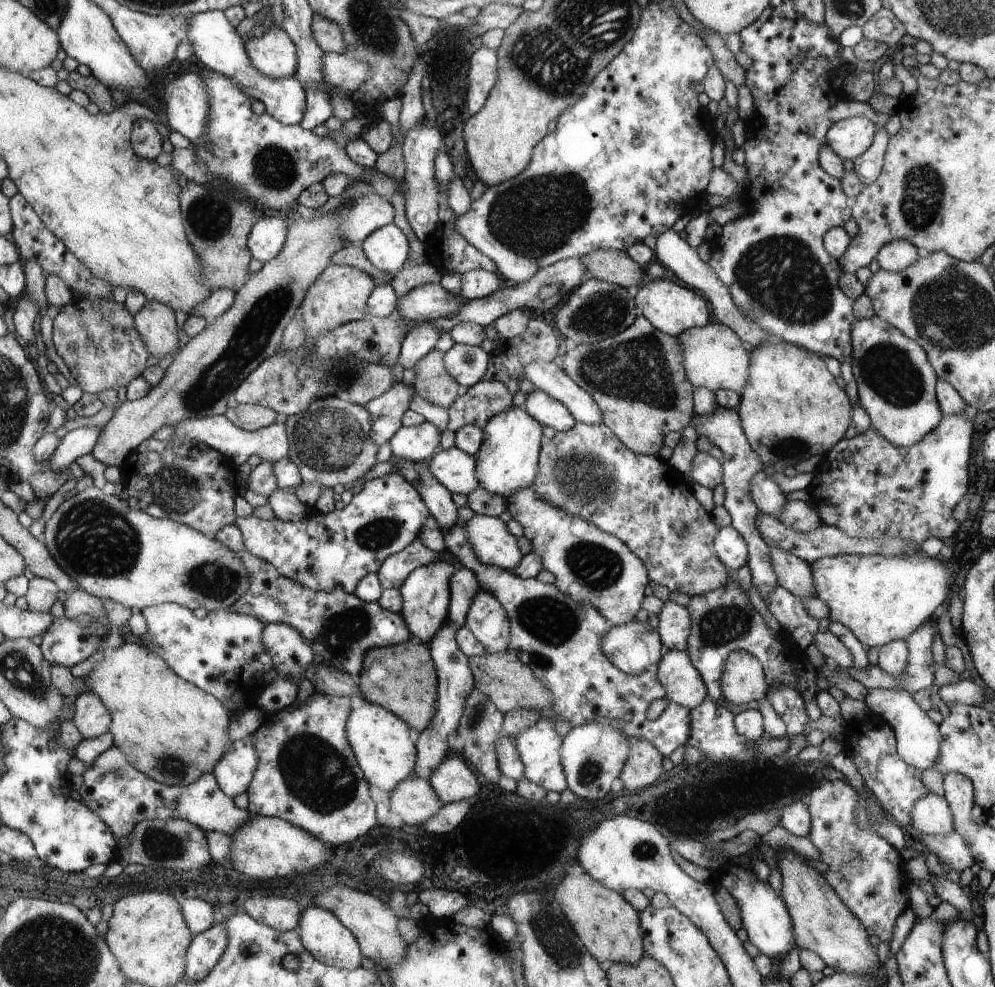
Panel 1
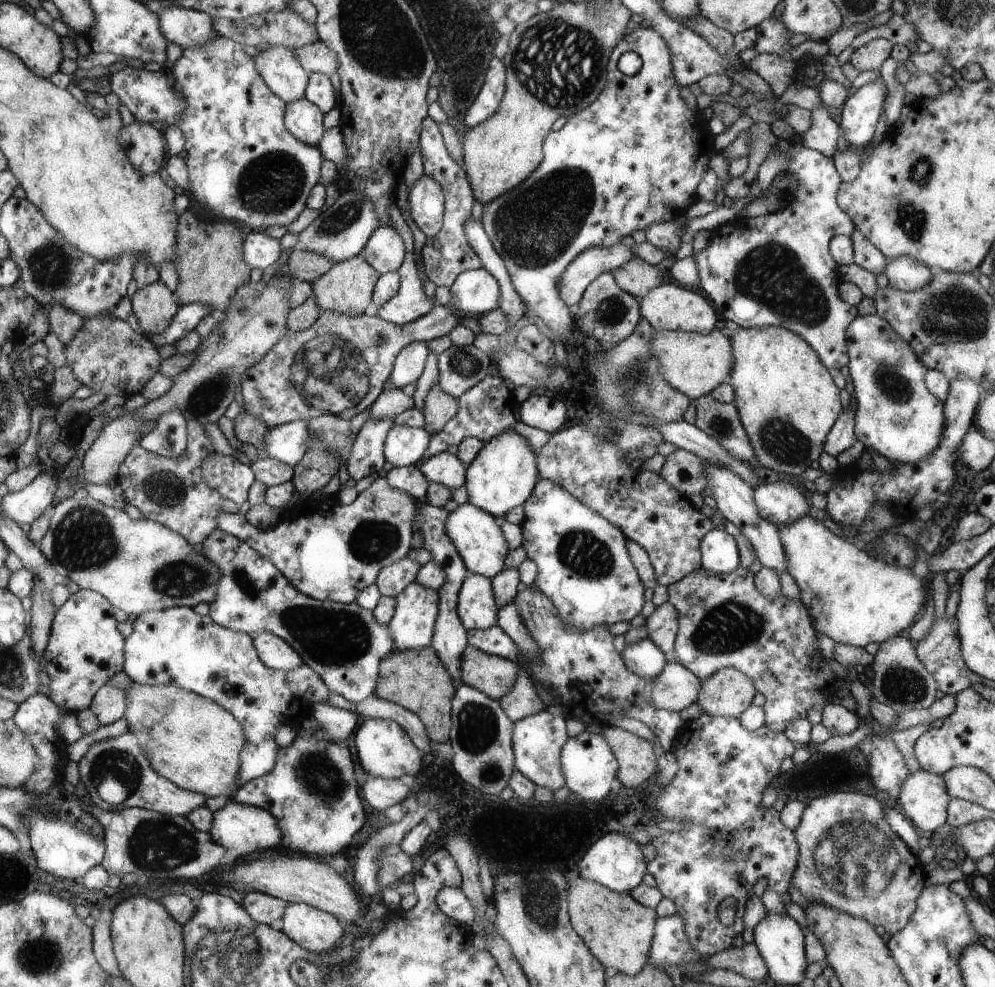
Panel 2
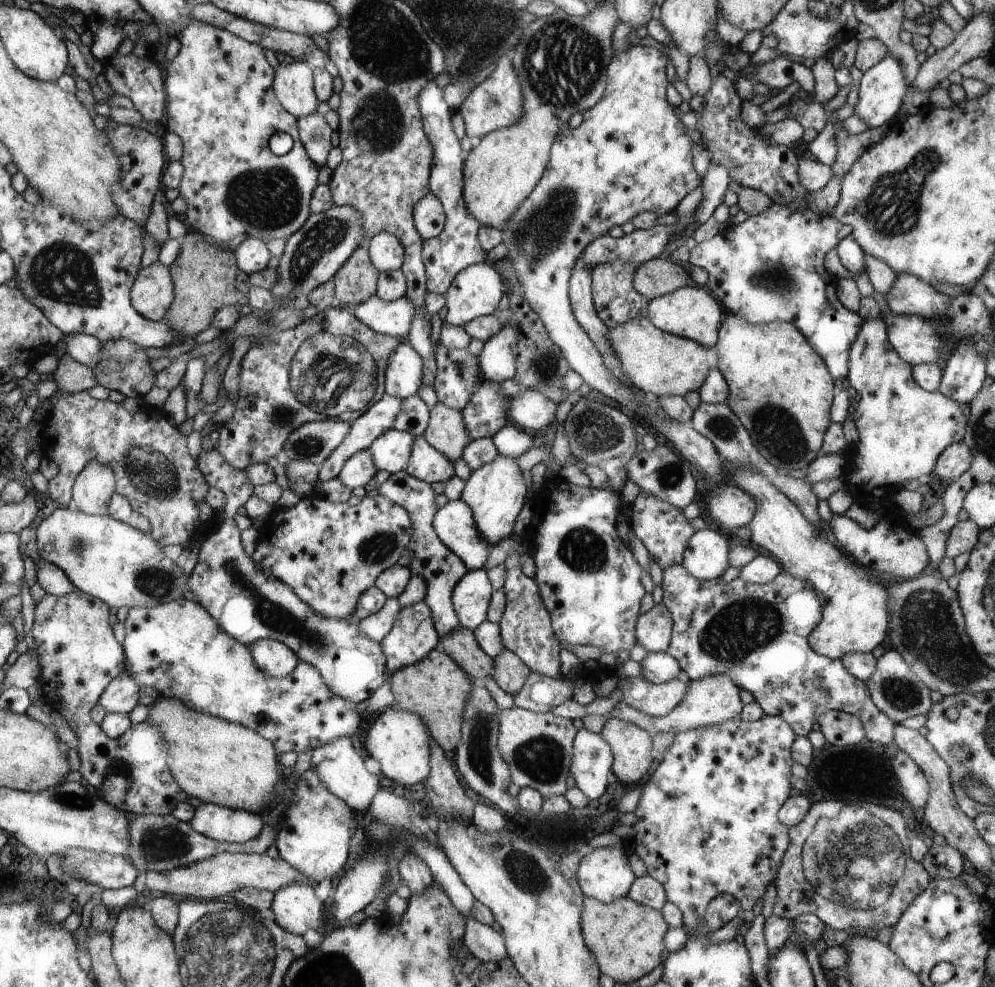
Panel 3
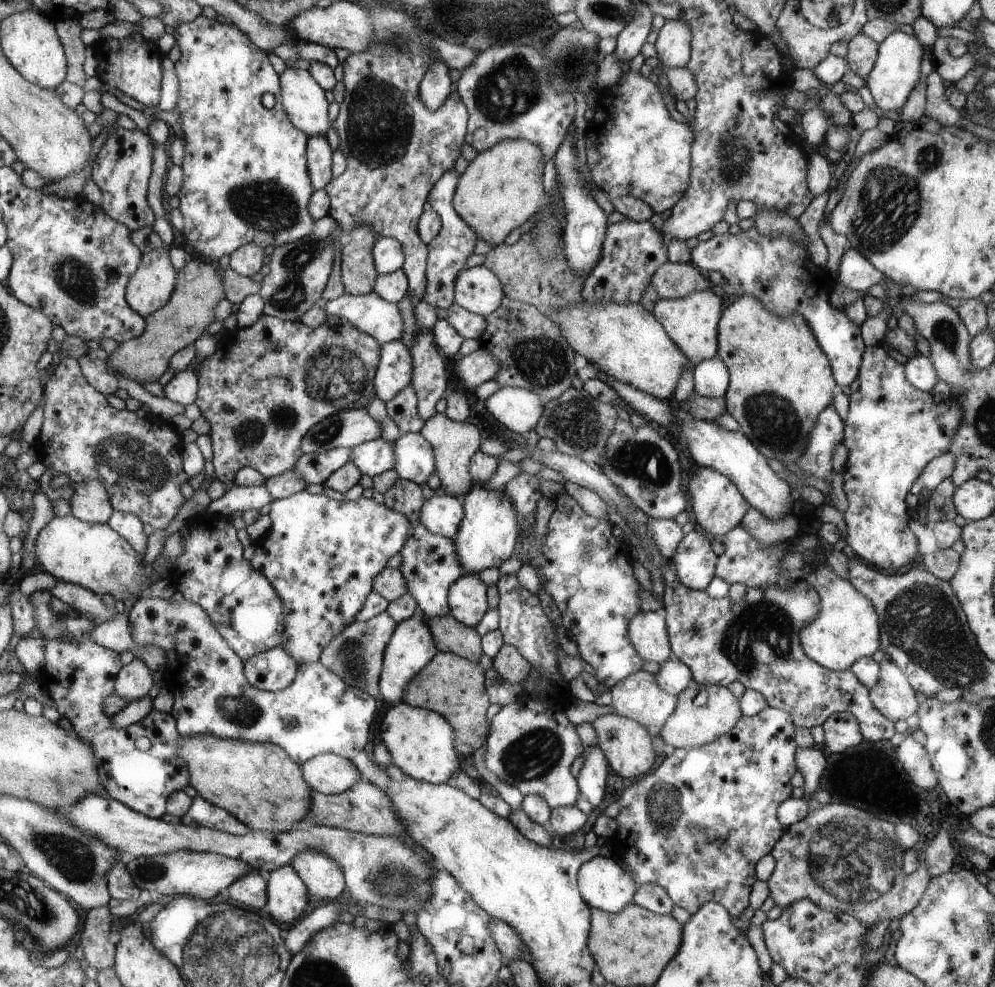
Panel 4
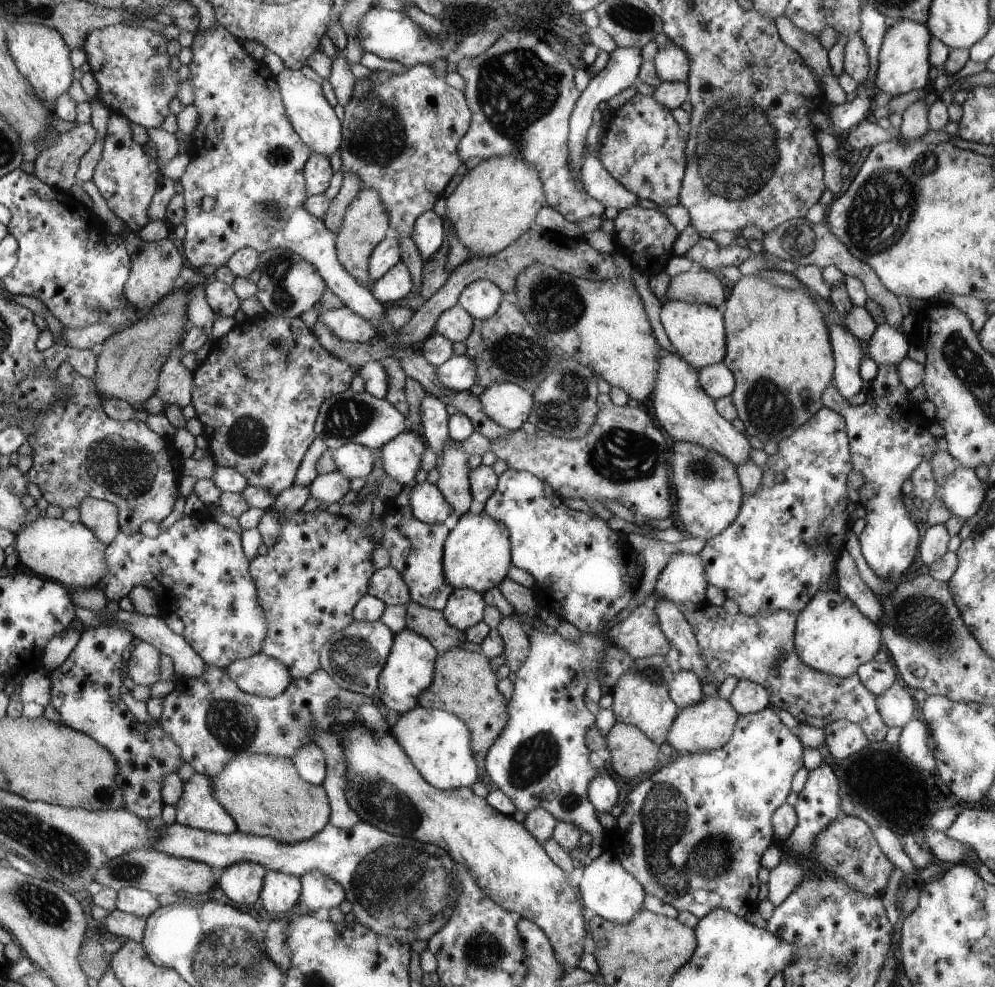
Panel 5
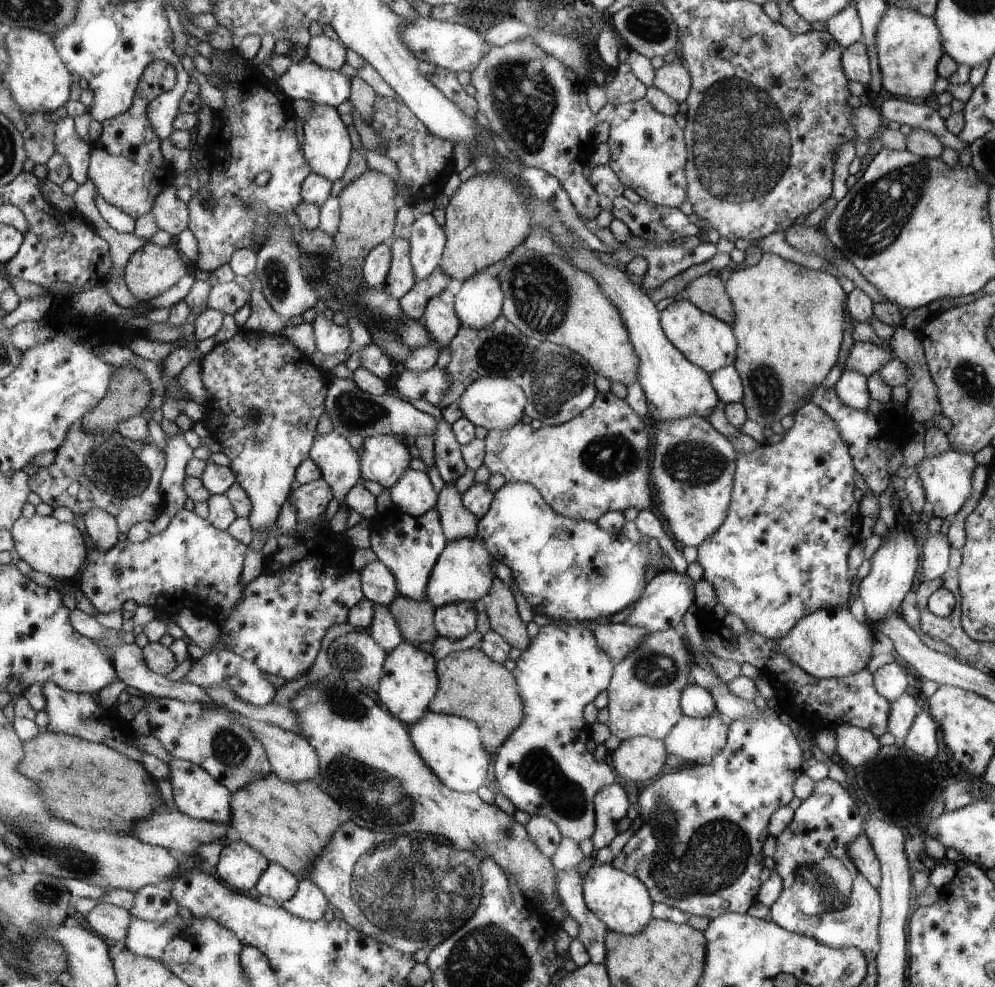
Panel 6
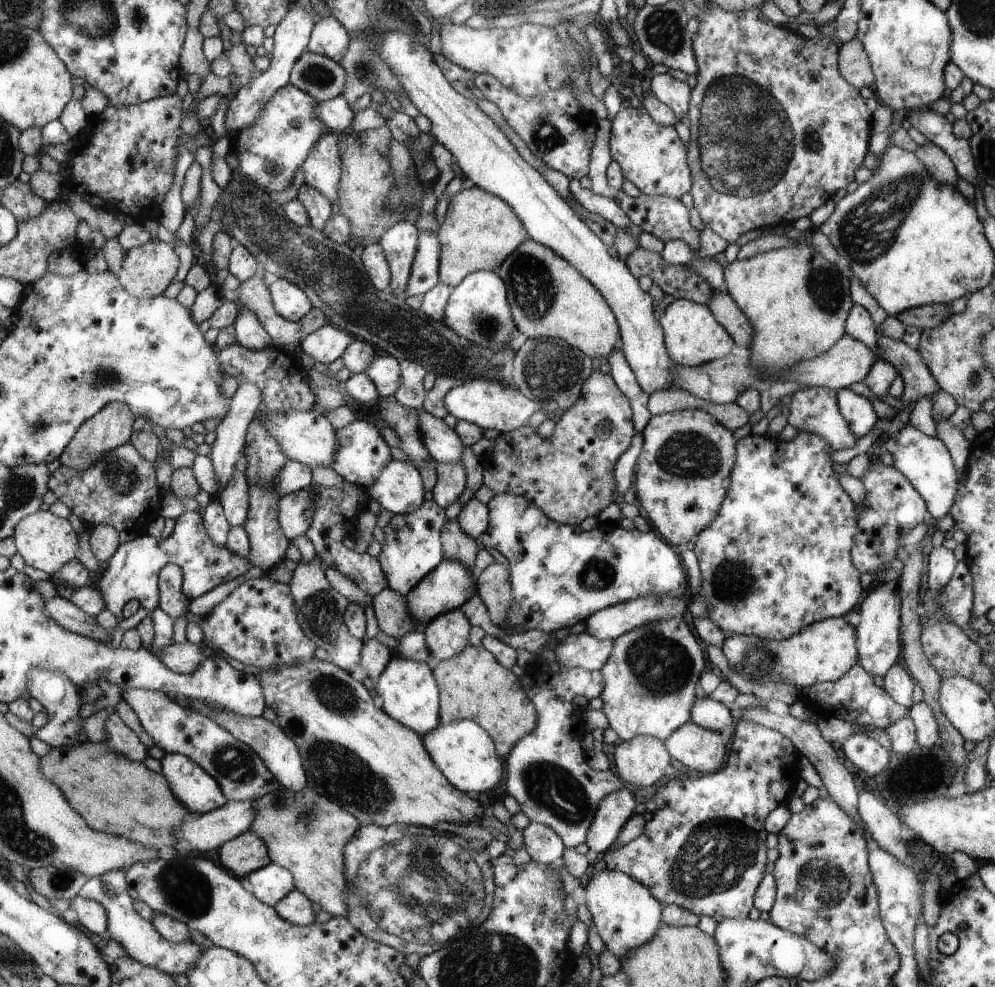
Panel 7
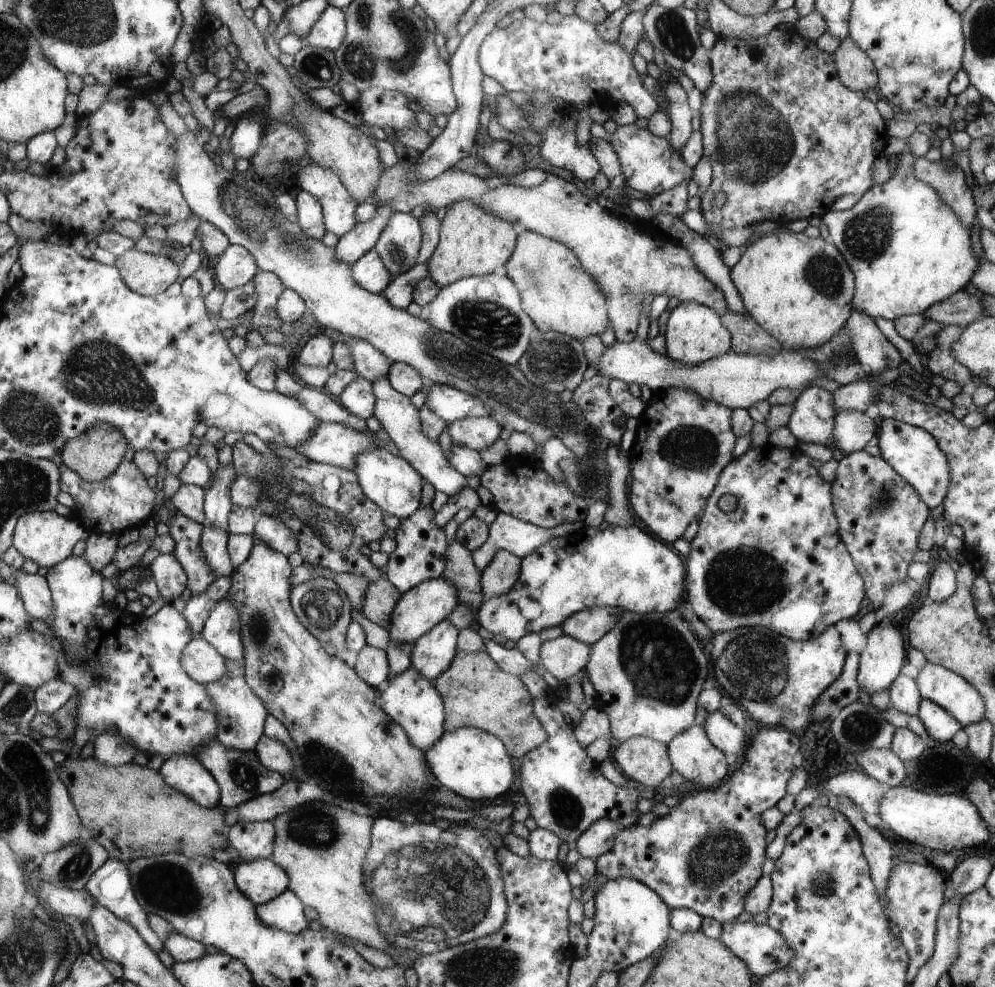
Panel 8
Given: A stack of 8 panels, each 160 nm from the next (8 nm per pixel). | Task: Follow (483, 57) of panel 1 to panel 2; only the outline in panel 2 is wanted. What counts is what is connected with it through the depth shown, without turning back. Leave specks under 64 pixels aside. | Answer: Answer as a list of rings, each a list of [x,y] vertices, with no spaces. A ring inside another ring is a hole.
[[[494,56],[486,69],[480,93],[467,110],[465,123],[468,129],[495,115],[506,92],[506,83],[506,68],[502,59]]]

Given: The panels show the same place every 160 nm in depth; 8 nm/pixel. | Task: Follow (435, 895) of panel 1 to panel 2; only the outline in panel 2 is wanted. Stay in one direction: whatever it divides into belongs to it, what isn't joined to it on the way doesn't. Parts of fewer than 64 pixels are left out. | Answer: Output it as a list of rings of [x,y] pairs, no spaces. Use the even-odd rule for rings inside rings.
[[[446,887],[437,894],[438,908],[459,923],[471,925],[476,916],[476,909],[464,896],[460,887]]]

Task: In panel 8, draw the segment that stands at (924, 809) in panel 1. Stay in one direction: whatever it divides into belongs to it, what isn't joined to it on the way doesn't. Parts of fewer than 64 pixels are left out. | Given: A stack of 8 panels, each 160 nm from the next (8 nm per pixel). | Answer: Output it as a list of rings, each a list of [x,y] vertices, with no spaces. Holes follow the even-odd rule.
[[[923,699],[920,706],[917,716],[933,741],[938,741],[940,744],[952,741],[954,735],[963,729],[962,724],[938,704]]]

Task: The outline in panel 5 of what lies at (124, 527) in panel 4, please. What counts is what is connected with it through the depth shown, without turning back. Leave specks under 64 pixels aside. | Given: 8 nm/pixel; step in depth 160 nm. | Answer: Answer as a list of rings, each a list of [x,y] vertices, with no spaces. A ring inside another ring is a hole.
[[[185,515],[156,538],[148,538],[144,534],[118,533],[106,550],[105,559],[108,560],[108,572],[94,589],[102,591],[107,602],[120,602],[129,597],[136,586],[146,586],[152,590],[158,602],[170,602],[172,606],[180,601],[178,612],[186,625],[183,638],[205,664],[225,668],[230,662],[261,653],[266,634],[269,633],[269,620],[257,594],[256,580],[250,576],[252,570],[248,570],[250,562],[240,544],[240,534],[220,524],[200,524],[198,520]]]

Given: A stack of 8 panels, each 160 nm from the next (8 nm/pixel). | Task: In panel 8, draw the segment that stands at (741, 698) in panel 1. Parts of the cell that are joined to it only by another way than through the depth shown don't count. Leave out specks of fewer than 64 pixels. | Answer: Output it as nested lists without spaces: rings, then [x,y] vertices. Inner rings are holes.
[[[703,726],[678,734],[667,747],[674,771],[704,790],[720,785],[728,776],[726,756],[714,746]]]

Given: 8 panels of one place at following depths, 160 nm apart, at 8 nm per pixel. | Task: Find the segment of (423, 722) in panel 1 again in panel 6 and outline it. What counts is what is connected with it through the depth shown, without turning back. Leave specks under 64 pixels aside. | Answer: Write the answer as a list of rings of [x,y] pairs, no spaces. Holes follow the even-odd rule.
[[[478,647],[451,652],[437,661],[437,674],[442,674],[442,690],[437,690],[429,711],[474,721],[482,730],[485,749],[490,754],[496,752],[524,720],[524,700],[516,676]]]

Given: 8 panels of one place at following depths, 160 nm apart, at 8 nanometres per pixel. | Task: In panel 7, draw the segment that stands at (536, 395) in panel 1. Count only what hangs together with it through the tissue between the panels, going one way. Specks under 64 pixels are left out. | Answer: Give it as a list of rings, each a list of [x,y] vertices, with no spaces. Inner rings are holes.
[[[482,377],[466,380],[462,385],[454,387],[444,397],[444,406],[458,421],[468,421],[485,430],[496,430],[499,434],[513,432],[521,426],[529,424],[529,418],[538,410],[538,406],[516,390],[510,384],[500,384],[494,380],[483,380]]]

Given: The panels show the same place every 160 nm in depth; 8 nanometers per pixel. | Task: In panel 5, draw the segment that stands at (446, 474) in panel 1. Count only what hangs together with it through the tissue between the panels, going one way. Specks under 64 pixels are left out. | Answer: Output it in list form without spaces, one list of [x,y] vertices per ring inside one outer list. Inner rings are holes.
[[[407,431],[398,434],[384,446],[381,446],[381,460],[384,474],[396,480],[402,486],[408,486],[414,480],[420,456],[424,452],[424,442],[418,440],[416,432]]]

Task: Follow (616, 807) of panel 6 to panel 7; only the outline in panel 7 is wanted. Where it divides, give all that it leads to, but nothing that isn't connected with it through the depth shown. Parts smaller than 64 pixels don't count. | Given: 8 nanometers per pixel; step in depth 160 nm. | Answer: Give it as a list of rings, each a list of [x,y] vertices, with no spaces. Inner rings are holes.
[[[626,787],[604,798],[600,802],[596,816],[593,817],[585,840],[589,848],[604,854],[618,838],[618,832],[624,826],[624,822],[634,814],[634,806],[634,796]]]

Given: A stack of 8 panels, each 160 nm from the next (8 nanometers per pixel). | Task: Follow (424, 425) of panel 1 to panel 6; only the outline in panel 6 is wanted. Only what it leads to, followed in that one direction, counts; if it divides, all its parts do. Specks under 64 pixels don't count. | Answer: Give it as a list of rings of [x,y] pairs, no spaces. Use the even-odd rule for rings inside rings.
[[[330,434],[315,437],[309,457],[317,462],[321,478],[330,486],[340,504],[361,478],[361,455],[345,436]]]

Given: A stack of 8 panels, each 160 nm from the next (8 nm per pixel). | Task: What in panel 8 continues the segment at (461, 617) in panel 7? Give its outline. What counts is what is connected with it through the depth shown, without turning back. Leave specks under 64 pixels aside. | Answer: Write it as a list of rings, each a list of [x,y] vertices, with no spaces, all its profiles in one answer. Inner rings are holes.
[[[449,619],[434,626],[412,646],[411,667],[430,681],[441,677],[457,657],[458,628]]]

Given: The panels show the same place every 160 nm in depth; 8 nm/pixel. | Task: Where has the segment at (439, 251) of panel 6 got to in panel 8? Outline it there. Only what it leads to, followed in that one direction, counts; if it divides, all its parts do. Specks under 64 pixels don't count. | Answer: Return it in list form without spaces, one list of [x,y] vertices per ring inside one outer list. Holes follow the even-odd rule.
[[[426,263],[414,266],[414,269],[408,270],[405,274],[399,275],[396,280],[384,290],[384,298],[395,308],[400,310],[407,307],[415,300],[414,288],[418,287],[418,282],[428,277],[428,268]]]

